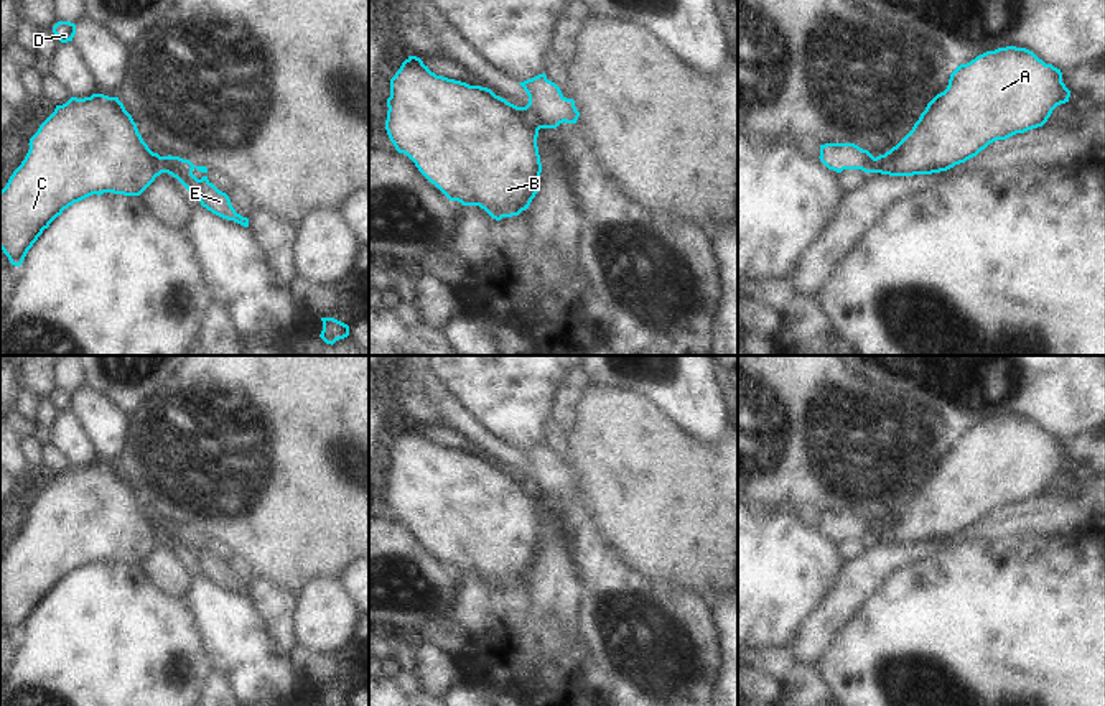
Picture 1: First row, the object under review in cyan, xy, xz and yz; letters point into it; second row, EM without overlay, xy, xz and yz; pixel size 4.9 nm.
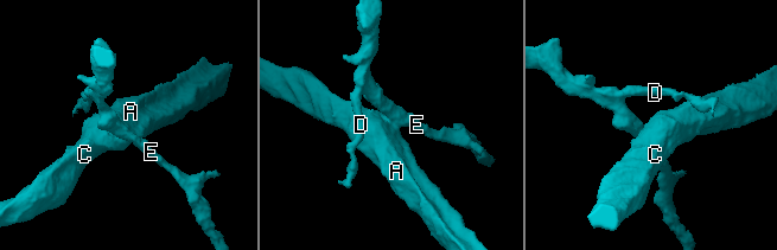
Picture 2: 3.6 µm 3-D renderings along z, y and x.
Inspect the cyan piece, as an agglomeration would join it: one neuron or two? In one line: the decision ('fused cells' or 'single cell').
fused cells

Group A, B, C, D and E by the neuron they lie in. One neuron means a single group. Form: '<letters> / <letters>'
A B C / D E

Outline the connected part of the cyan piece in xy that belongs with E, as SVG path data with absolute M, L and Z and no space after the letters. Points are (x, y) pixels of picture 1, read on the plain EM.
M171 523L161 525L161 533L165 541L176 546L191 564L196 563L199 566L203 576L222 588L249 596L249 588L235 581L229 564L207 548L206 535L194 535L189 528Z

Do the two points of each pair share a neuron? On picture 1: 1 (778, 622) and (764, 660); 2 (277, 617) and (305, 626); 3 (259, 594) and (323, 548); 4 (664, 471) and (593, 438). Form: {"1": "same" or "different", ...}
{"1": "different", "2": "different", "3": "different", "4": "same"}

